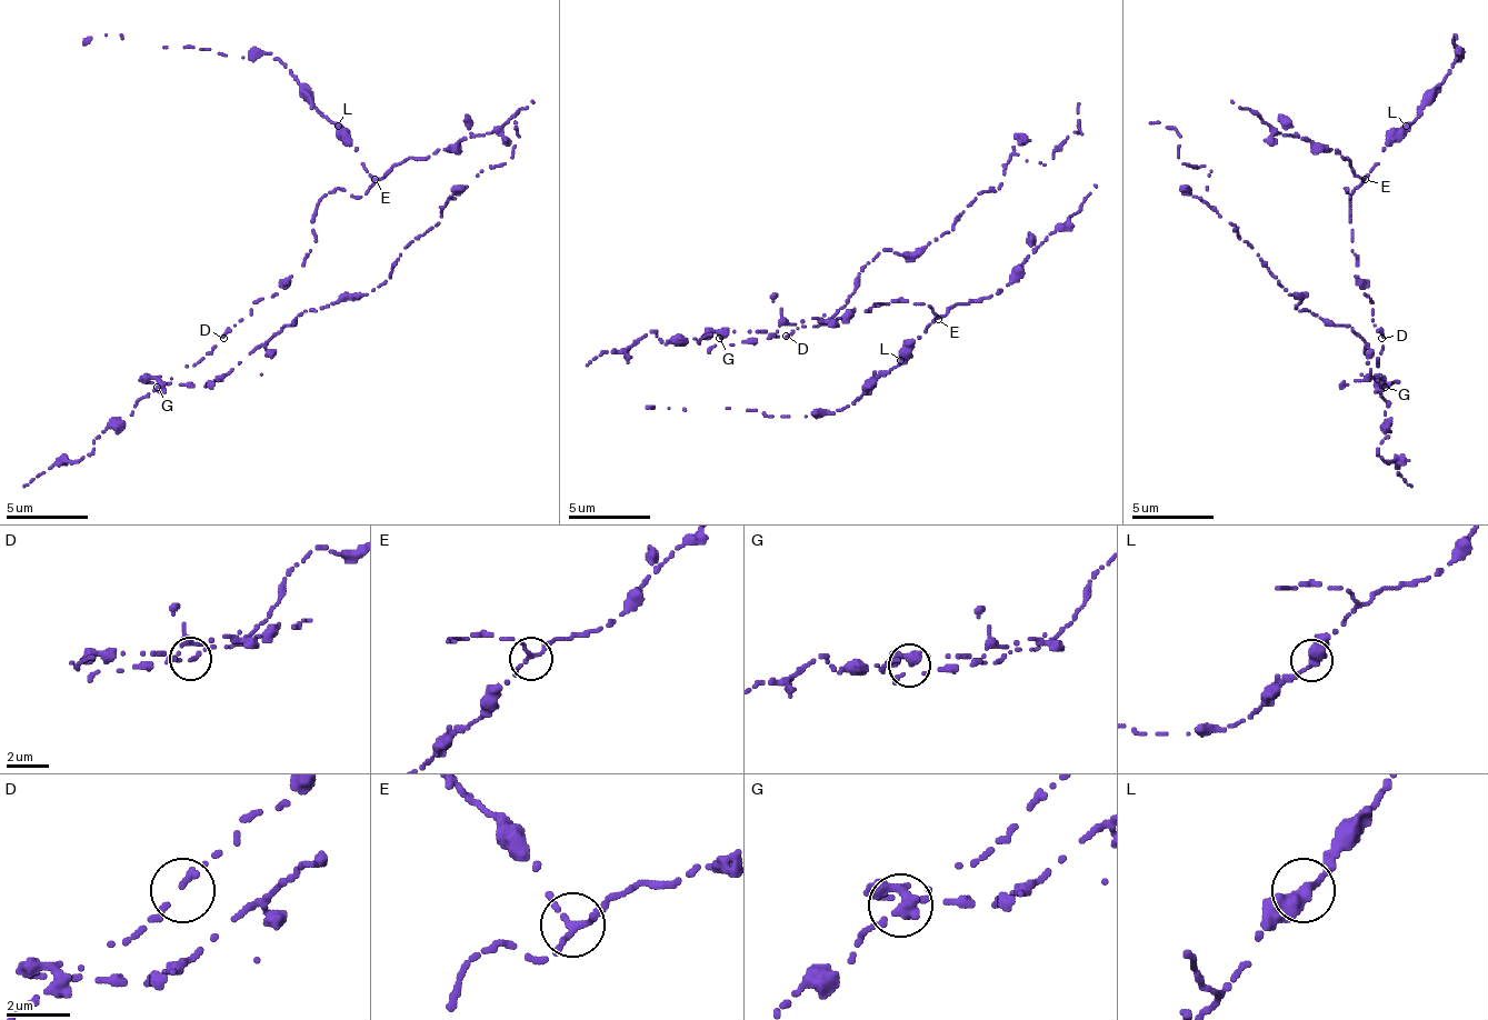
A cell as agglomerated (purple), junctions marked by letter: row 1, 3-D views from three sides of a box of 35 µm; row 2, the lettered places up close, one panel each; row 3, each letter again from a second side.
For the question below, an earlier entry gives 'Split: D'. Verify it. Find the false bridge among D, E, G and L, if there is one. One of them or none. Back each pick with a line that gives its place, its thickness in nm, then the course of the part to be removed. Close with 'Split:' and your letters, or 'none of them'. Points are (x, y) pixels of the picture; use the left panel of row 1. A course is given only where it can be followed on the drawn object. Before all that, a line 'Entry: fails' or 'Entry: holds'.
Entry: fails
G: at (157, 387); 380 nm thick; foreign part runs (158, 388), (207, 388), (305, 310), (387, 281), (416, 236), (440, 223), (481, 171), (509, 158), (518, 121)
Split: G

